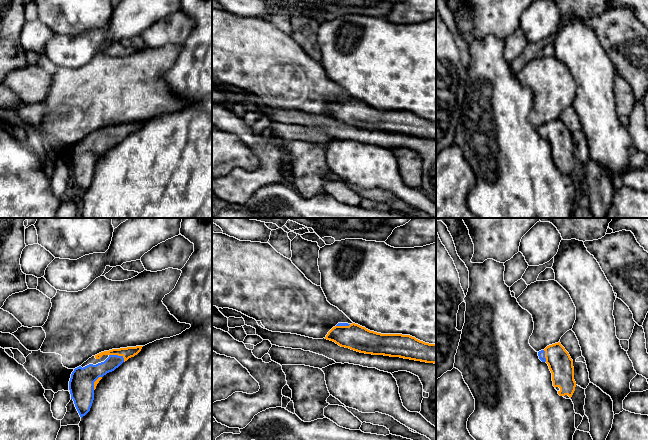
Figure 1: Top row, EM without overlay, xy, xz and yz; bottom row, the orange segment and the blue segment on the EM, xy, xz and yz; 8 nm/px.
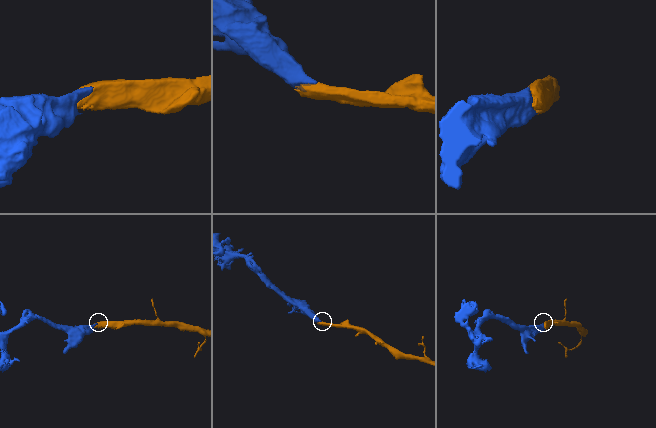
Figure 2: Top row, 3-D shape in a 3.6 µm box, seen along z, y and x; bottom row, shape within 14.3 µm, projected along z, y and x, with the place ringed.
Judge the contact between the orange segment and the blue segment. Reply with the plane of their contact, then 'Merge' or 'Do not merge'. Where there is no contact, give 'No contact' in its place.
Touches orange in xy. Merge

